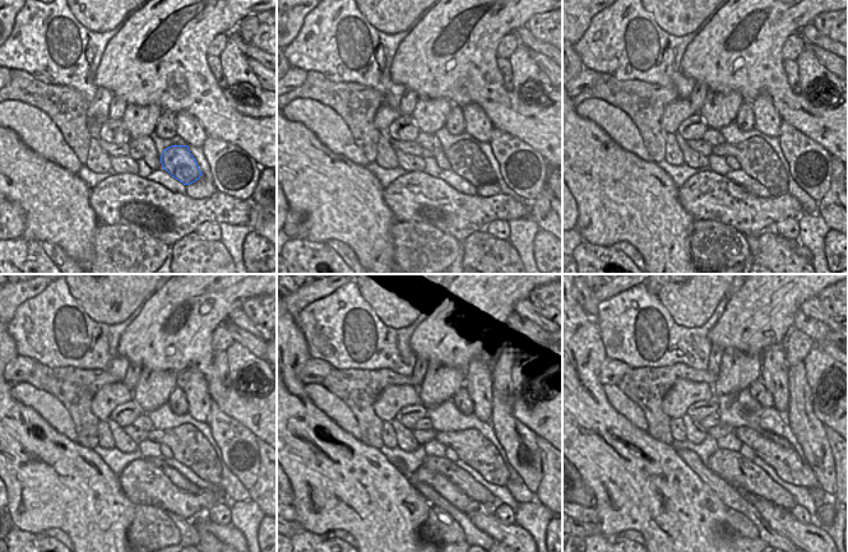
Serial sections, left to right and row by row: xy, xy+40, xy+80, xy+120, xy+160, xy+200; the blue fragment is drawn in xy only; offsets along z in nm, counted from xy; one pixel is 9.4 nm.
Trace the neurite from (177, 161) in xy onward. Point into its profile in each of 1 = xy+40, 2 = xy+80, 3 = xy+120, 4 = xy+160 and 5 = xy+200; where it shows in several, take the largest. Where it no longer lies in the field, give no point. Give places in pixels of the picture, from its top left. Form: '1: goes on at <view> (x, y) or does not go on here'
1: goes on at xy+40 (466, 158)
2: goes on at xy+80 (758, 159)
3: goes on at xy+120 (190, 448)
4: goes on at xy+160 (473, 448)
5: goes on at xy+200 (789, 467)

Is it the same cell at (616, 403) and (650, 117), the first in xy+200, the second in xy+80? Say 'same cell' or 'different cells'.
different cells

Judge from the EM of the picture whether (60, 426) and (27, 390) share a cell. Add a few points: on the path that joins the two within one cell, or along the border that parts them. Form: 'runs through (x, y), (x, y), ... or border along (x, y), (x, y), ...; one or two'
runs through (54, 417), (36, 399); one

